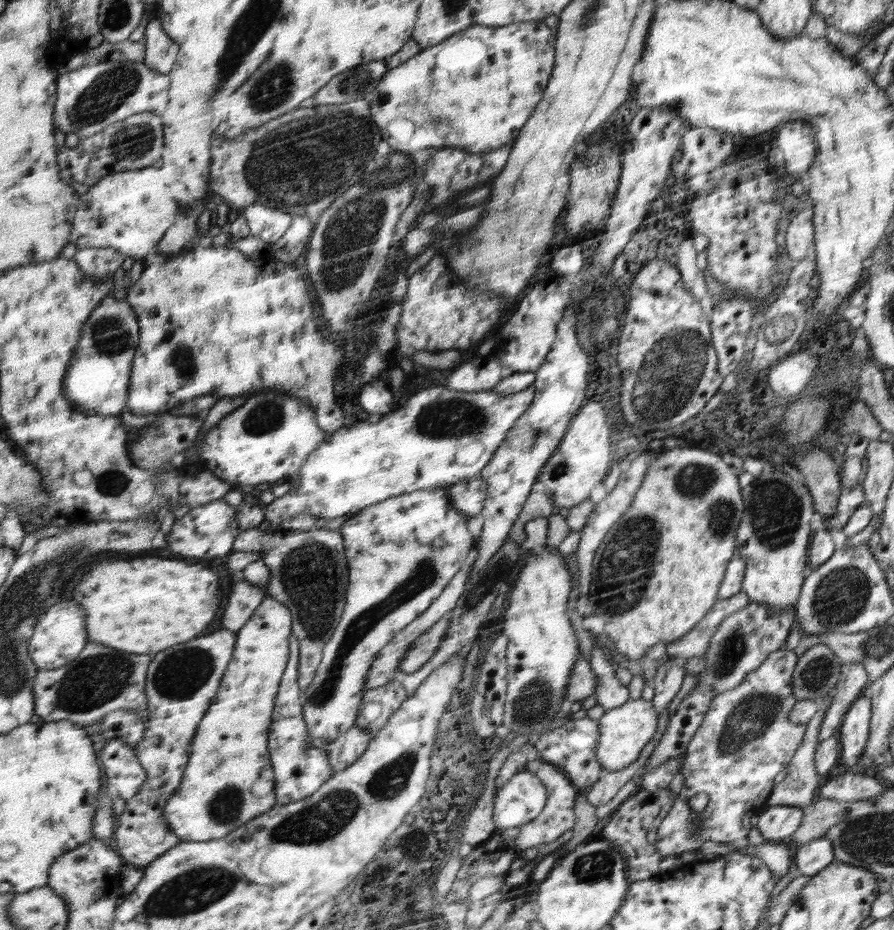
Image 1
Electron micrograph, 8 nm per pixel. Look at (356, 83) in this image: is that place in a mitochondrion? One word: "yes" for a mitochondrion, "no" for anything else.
yes

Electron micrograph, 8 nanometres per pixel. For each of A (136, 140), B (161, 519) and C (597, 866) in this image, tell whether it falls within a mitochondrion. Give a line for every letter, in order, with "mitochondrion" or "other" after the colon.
A: mitochondrion
B: other
C: mitochondrion

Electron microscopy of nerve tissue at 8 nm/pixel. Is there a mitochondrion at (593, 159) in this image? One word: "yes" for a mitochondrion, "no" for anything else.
yes

